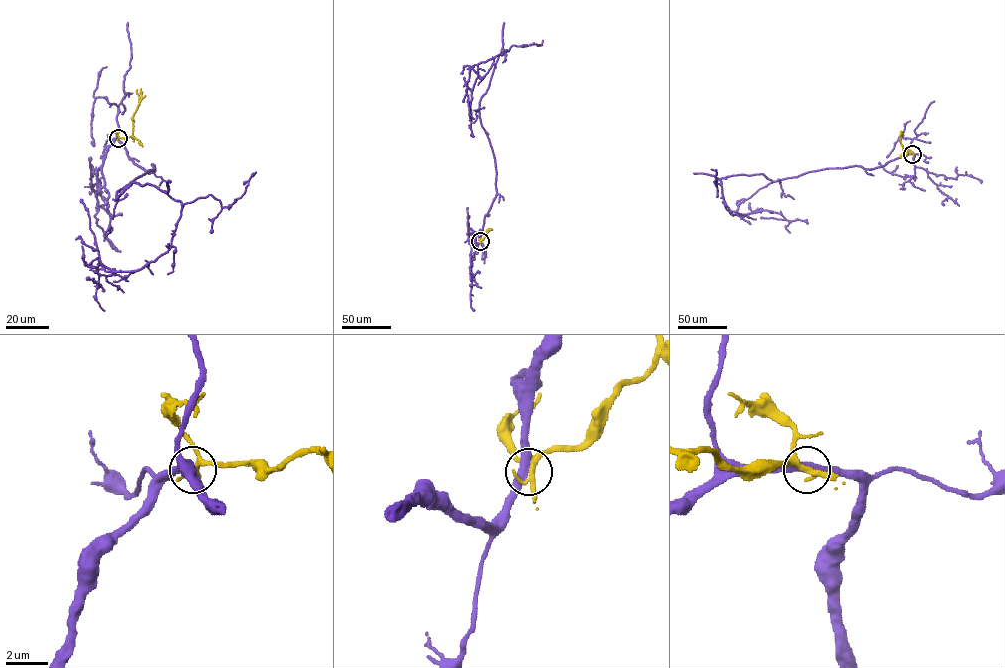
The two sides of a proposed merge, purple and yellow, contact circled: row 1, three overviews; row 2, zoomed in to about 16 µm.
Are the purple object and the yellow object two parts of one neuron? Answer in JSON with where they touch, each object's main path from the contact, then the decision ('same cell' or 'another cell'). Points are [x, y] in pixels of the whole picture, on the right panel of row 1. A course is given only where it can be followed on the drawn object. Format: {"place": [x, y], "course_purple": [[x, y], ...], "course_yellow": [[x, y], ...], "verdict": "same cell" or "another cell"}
{"place": [912, 154], "course_purple": [[912, 154], [870, 169], [720, 178], [731, 214], [767, 210], [785, 219], [761, 217]], "course_yellow": [[912, 154], [903, 150], [900, 131]], "verdict": "another cell"}

